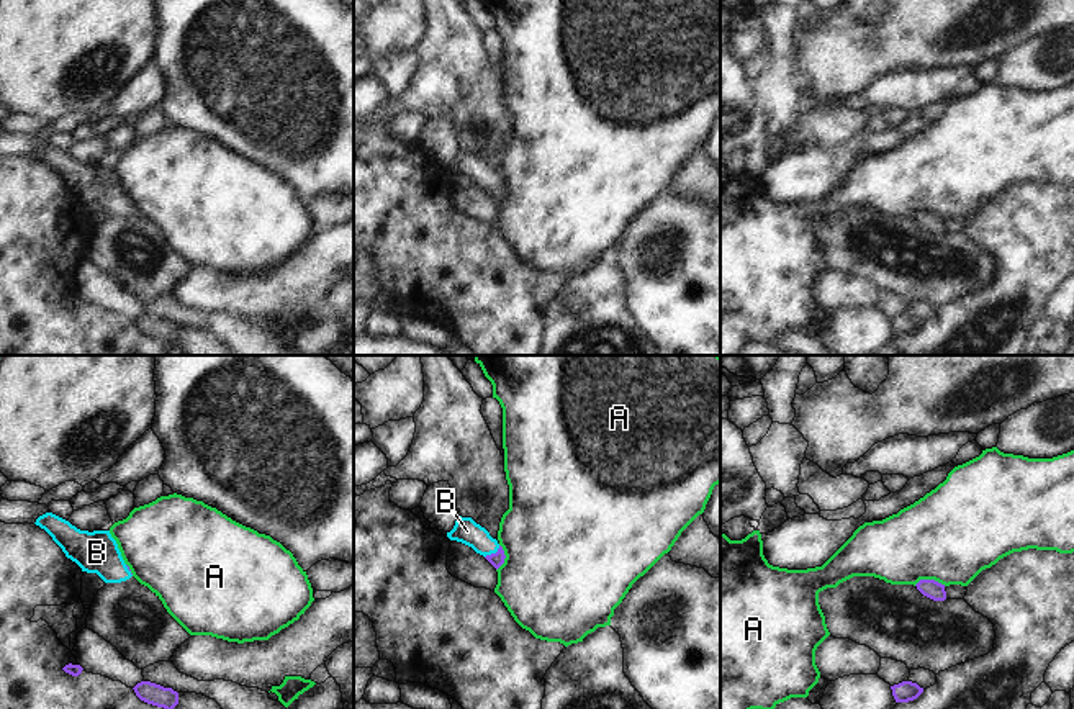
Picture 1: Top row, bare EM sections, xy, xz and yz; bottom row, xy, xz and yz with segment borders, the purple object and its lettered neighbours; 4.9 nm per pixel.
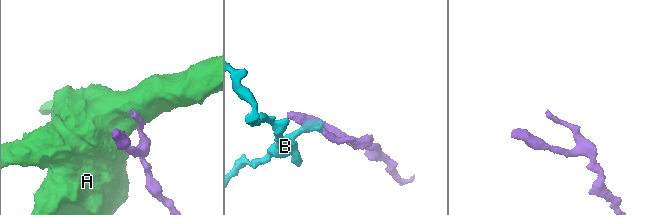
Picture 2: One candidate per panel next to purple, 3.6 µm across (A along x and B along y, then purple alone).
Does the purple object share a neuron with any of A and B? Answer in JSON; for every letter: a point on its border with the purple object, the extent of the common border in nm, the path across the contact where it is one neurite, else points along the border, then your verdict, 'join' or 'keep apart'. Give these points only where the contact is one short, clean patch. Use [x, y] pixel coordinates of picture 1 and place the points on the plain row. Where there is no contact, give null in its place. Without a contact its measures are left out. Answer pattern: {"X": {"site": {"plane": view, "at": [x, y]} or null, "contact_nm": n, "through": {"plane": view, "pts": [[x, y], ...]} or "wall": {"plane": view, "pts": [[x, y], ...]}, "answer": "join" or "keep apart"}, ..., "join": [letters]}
{"A": {"site": {"plane": "yz", "at": [930, 213]}, "contact_nm": 160, "answer": "keep apart"}, "B": {"site": {"plane": "xz", "at": [493, 187]}, "contact_nm": 100, "through": {"plane": "xz", "pts": [[496, 194], [493, 187], [467, 164]]}, "answer": "join"}, "join": ["B"]}

